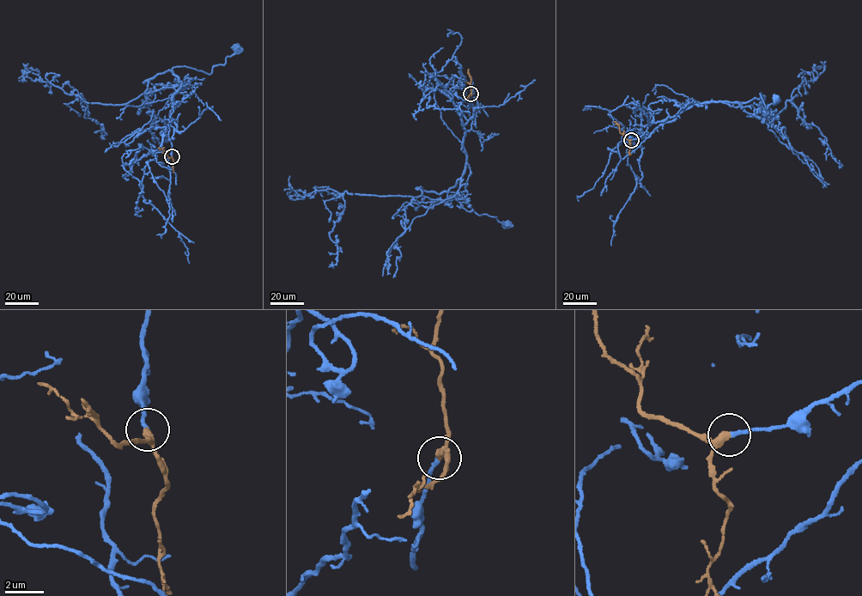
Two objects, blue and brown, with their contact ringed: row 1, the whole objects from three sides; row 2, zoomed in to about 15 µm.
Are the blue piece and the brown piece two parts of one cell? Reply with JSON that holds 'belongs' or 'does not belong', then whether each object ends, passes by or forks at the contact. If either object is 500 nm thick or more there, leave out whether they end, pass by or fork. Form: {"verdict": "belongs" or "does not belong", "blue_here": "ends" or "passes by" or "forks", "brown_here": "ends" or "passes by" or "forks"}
{"verdict": "belongs", "blue_here": "ends", "brown_here": "passes by"}

